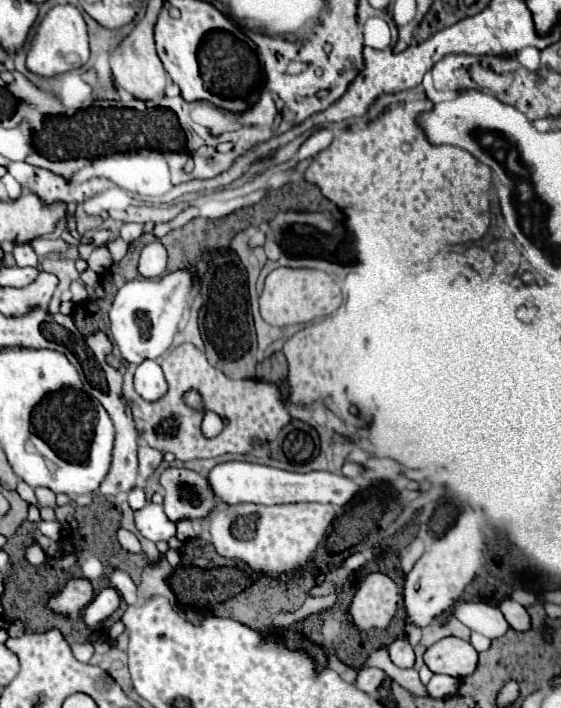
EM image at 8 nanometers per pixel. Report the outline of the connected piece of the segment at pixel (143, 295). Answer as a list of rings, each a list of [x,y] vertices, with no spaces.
[[[185,269],[185,271],[169,273],[161,281],[153,281],[153,279],[127,281],[117,291],[109,311],[109,319],[111,319],[113,339],[125,361],[133,365],[141,365],[145,359],[161,357],[171,347],[179,319],[187,307],[191,279],[193,279],[193,269]]]

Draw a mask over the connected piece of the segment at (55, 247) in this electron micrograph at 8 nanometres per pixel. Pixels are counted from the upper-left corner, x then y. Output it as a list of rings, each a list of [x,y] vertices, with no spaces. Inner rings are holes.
[[[43,237],[33,239],[33,243],[29,243],[29,245],[33,247],[33,251],[35,251],[37,255],[47,255],[49,251],[65,251],[65,247],[67,247],[61,239],[49,241],[49,239],[43,239]]]

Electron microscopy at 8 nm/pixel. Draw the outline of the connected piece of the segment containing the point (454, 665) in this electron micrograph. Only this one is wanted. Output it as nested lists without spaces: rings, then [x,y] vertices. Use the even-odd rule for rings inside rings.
[[[445,637],[427,649],[423,659],[433,673],[445,673],[461,679],[477,669],[479,653],[463,639]]]

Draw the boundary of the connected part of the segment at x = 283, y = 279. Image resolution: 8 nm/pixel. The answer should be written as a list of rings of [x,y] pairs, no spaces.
[[[279,267],[265,279],[265,289],[259,299],[261,317],[273,327],[287,327],[287,325],[303,325],[315,321],[319,317],[327,317],[339,309],[343,301],[341,289],[337,281],[315,269],[287,269]]]

